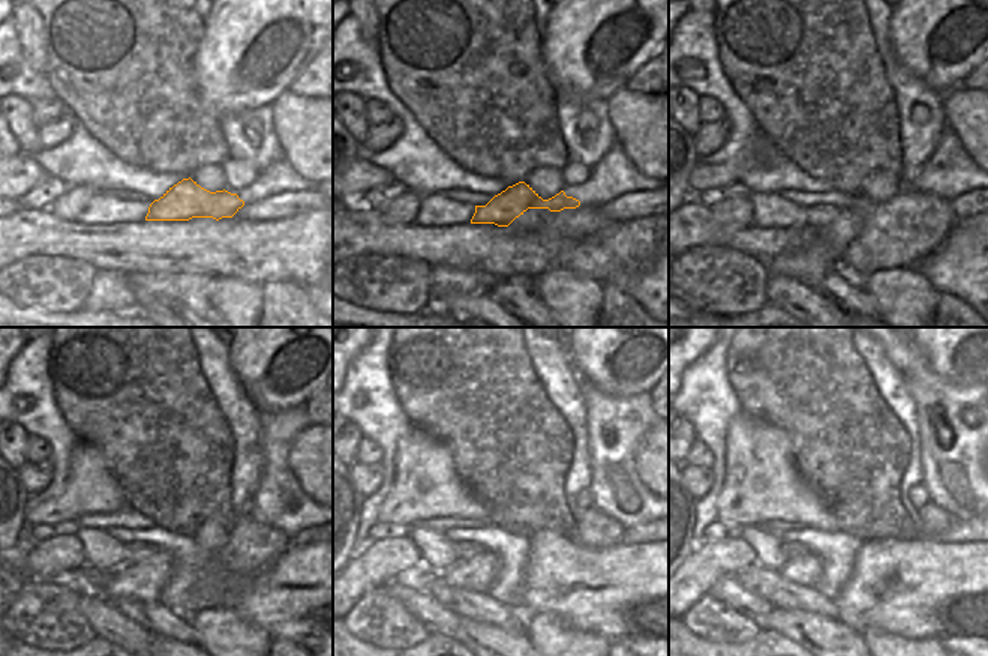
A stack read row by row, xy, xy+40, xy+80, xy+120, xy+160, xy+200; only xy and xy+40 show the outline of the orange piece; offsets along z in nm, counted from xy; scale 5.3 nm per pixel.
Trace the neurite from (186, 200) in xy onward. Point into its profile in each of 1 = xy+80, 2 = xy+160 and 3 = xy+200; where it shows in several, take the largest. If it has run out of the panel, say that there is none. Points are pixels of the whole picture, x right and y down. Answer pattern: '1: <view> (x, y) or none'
1: xy+80 (816, 216)
2: xy+160 (465, 550)
3: xy+200 (790, 548)

